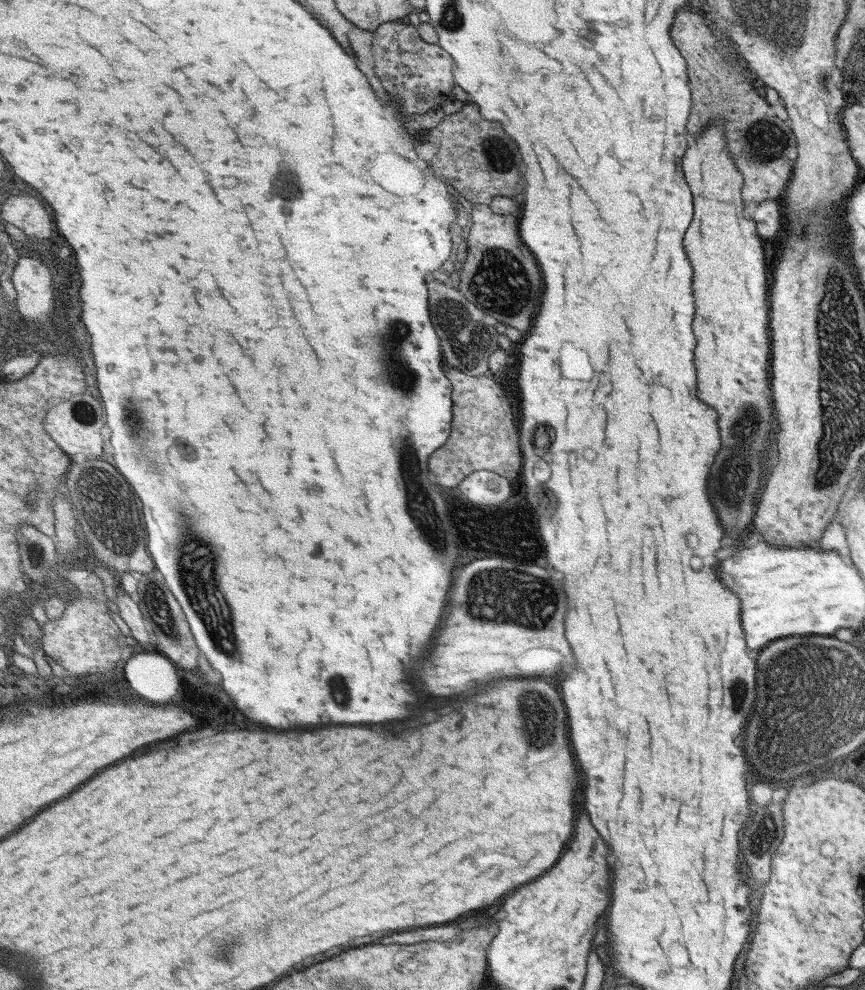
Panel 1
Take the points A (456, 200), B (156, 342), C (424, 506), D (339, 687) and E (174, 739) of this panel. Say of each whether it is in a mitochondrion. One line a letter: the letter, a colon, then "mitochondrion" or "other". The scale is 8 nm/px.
A: other
B: other
C: mitochondrion
D: mitochondrion
E: other

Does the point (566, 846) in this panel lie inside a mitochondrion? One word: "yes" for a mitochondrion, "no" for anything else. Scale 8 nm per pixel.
no

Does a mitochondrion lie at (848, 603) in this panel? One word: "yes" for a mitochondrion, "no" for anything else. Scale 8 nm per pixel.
no

